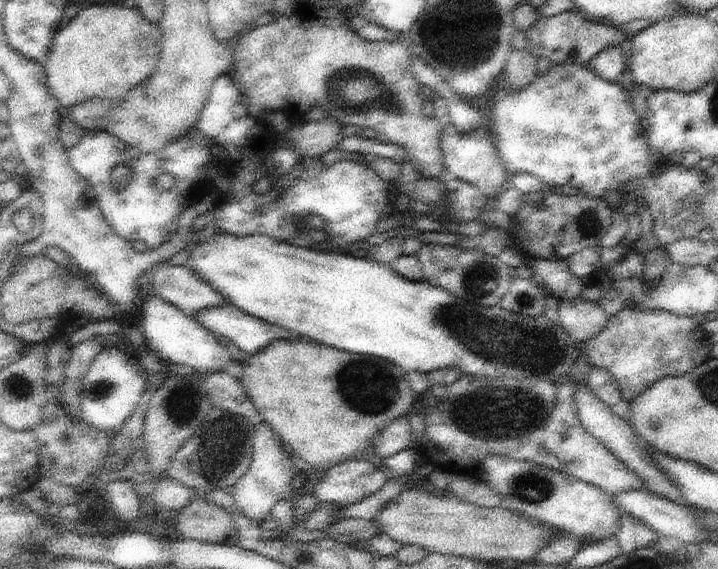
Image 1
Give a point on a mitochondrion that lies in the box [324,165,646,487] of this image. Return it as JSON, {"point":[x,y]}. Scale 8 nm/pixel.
{"point":[515,412]}

